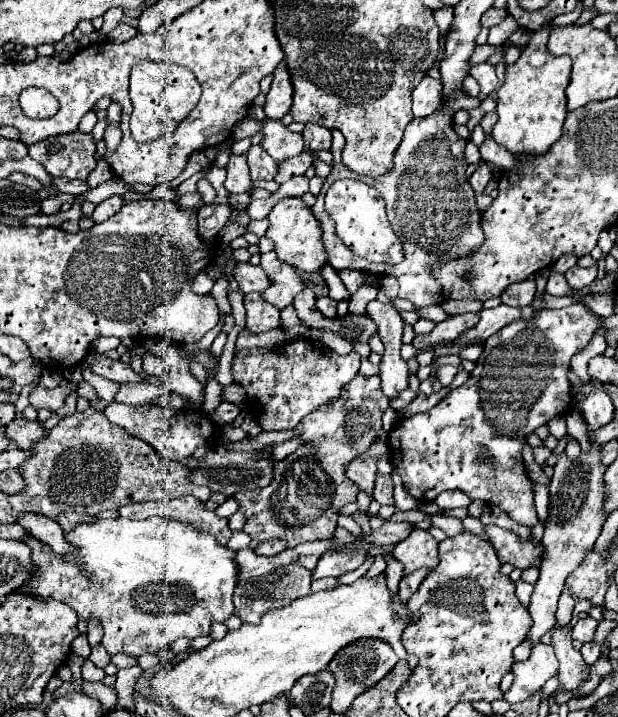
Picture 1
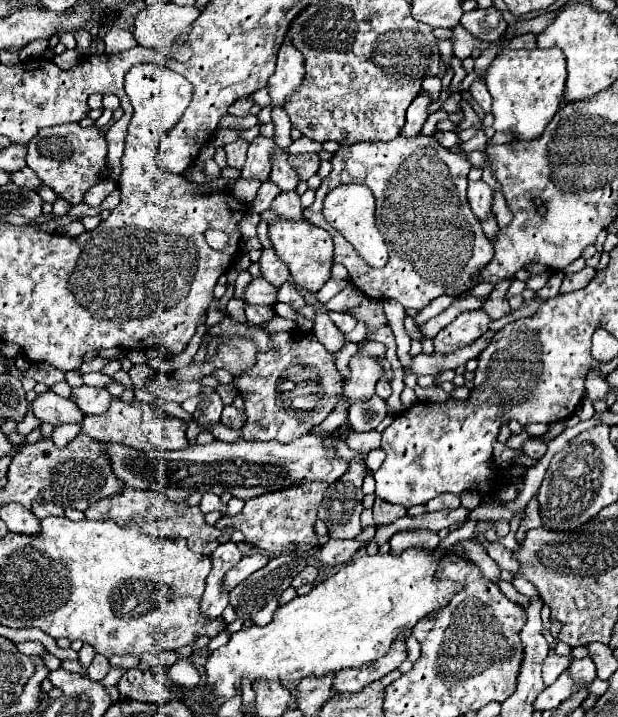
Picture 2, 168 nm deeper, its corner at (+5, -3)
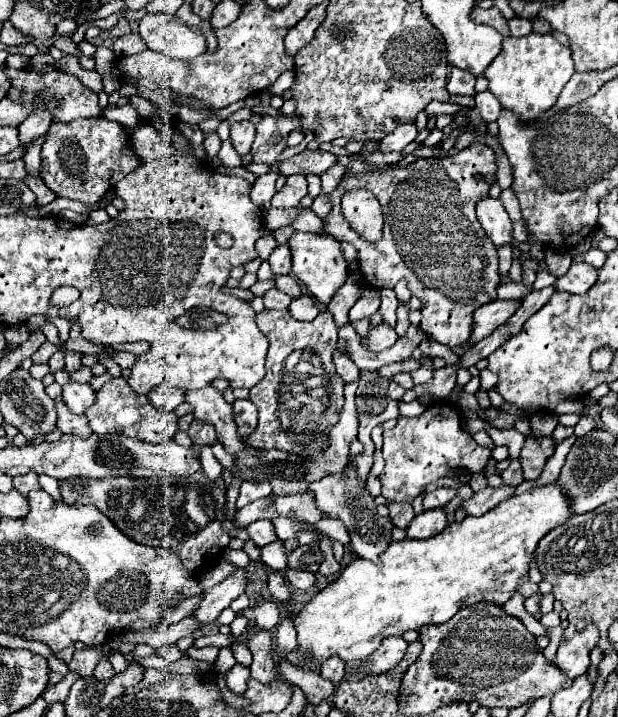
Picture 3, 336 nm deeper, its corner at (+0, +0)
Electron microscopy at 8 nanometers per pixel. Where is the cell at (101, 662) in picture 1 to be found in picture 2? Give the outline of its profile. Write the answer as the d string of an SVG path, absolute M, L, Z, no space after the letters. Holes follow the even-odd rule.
M95 654L93 662L91 662L89 668L87 668L87 676L89 676L91 680L103 680L107 672L109 672L109 660L103 658L103 656L99 656L99 654Z

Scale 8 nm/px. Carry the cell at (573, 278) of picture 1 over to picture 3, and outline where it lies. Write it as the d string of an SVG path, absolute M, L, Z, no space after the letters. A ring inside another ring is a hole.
M574 261L570 271L566 275L562 275L560 279L556 279L554 287L556 287L556 291L568 291L568 293L582 295L596 283L596 277L598 277L596 267L592 267L588 263L576 263Z

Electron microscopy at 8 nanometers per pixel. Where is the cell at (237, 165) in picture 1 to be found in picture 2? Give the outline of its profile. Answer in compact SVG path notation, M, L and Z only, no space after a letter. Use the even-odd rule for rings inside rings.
M237 138L235 142L231 142L231 144L225 146L229 166L233 166L233 168L243 168L243 164L245 164L245 154L247 154L247 146L249 146L249 142L243 140L243 138Z

